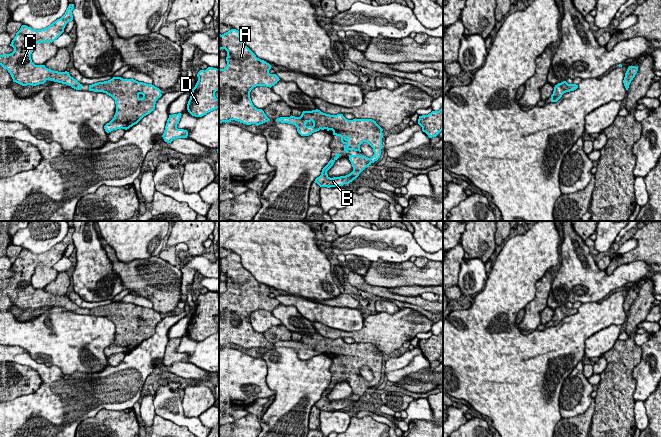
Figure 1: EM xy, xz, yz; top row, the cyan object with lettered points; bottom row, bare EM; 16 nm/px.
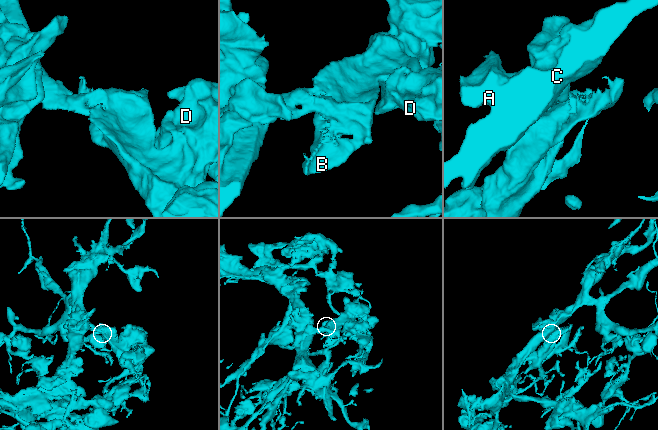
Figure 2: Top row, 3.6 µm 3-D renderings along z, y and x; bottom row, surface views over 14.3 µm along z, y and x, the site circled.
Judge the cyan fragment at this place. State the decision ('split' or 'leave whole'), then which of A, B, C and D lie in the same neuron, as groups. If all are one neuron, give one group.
leave whole; A B C D

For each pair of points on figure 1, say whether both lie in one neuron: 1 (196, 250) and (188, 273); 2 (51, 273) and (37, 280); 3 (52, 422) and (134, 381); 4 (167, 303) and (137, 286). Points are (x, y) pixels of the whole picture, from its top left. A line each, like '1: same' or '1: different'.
1: different
2: same
3: same
4: same

